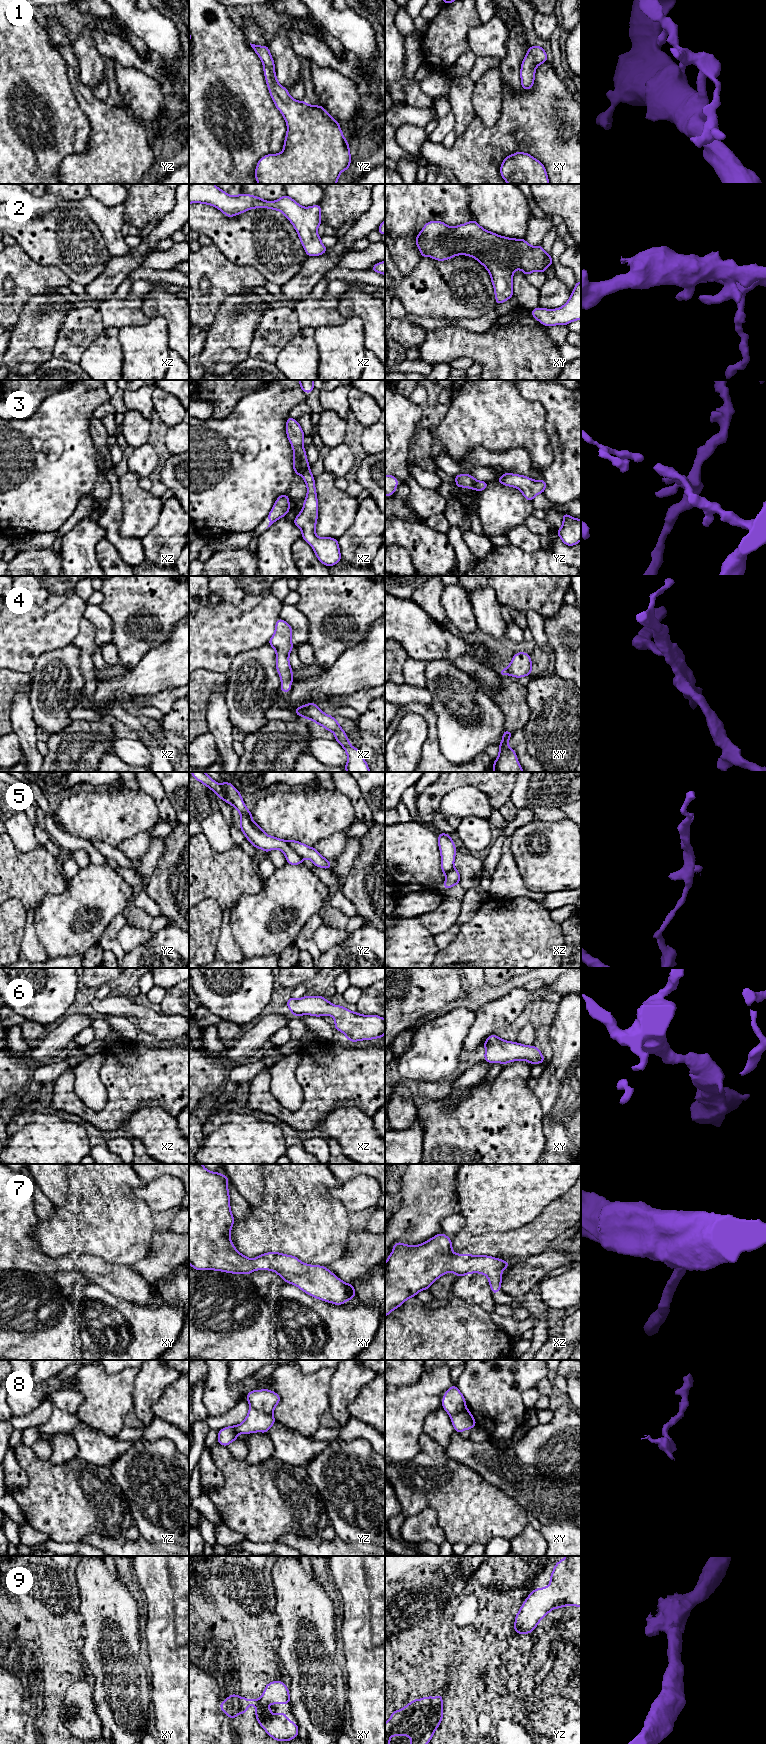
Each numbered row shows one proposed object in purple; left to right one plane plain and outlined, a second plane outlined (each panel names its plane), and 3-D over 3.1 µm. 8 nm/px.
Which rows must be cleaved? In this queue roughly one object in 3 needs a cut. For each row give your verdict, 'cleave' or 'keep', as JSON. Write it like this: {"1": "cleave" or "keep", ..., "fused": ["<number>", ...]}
{"1": "keep", "2": "keep", "3": "cleave", "4": "keep", "5": "cleave", "6": "keep", "7": "keep", "8": "cleave", "9": "keep", "fused": ["3", "5", "8"]}

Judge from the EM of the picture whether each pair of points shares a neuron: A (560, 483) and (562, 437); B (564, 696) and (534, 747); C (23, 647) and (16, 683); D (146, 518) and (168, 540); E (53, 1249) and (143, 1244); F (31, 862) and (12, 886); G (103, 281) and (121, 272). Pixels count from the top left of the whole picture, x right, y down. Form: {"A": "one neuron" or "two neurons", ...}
{"A": "one neuron", "B": "one neuron", "C": "two neurons", "D": "two neurons", "E": "one neuron", "F": "one neuron", "G": "one neuron"}

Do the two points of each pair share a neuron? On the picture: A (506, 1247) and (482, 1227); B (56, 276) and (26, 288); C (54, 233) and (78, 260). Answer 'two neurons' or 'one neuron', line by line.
A: two neurons
B: one neuron
C: one neuron

